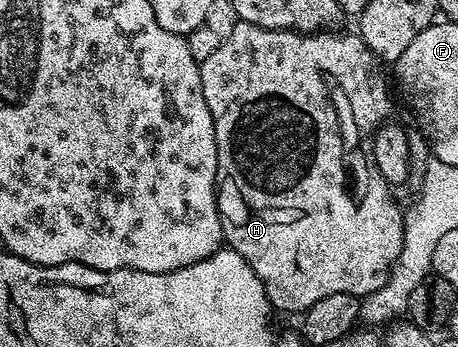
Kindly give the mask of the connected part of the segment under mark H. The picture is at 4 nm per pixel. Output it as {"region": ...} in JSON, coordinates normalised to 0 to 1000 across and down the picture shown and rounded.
{"region":[[[517,61],[511,69],[511,92],[502,92],[502,104],[491,124],[483,130],[461,161],[450,161],[450,173],[437,182],[437,216],[441,219],[441,277],[450,277],[450,311],[459,311],[459,334],[467,346],[467,403],[472,406],[472,435],[476,438],[476,473],[472,476],[472,597],[480,614],[480,643],[489,660],[489,695],[504,718],[515,720],[537,749],[537,761],[546,761],[546,772],[555,772],[555,784],[563,795],[563,807],[572,807],[572,830],[581,830],[581,853],[585,873],[594,879],[596,896],[611,899],[622,893],[629,905],[653,908],[657,899],[672,893],[686,876],[694,876],[694,865],[703,865],[710,853],[729,853],[729,841],[747,841],[749,847],[769,847],[777,859],[793,865],[801,847],[812,847],[821,836],[832,836],[843,818],[847,787],[854,784],[860,758],[871,755],[873,729],[878,726],[878,692],[882,689],[882,622],[884,608],[873,605],[873,594],[865,585],[858,539],[834,507],[834,496],[825,496],[825,484],[817,473],[817,389],[828,363],[849,349],[852,329],[847,314],[854,311],[856,294],[847,285],[847,236],[852,248],[852,225],[838,216],[841,193],[817,150],[808,150],[808,138],[799,138],[799,127],[786,112],[784,95],[769,98],[725,98],[734,92],[683,92],[679,98],[657,98],[653,86],[592,86],[590,81],[572,81],[563,69],[546,69],[544,63]]]}

